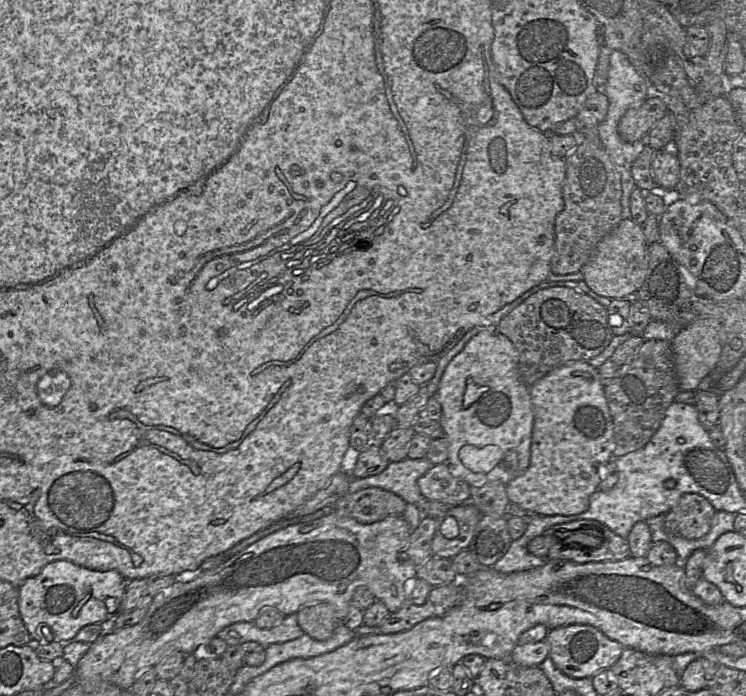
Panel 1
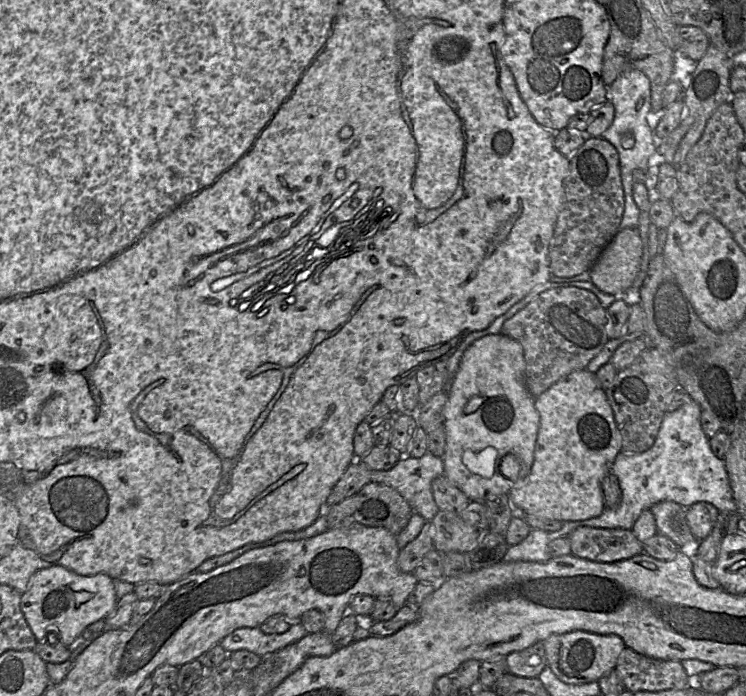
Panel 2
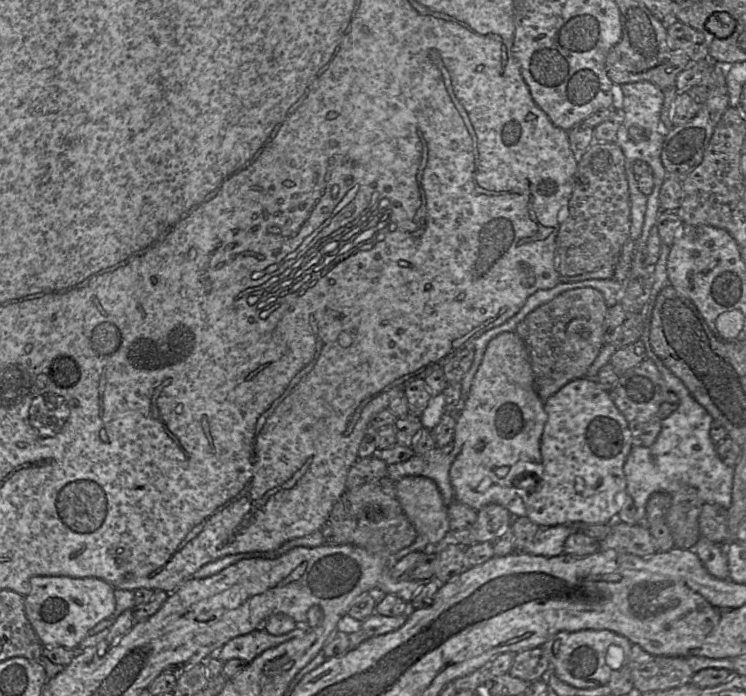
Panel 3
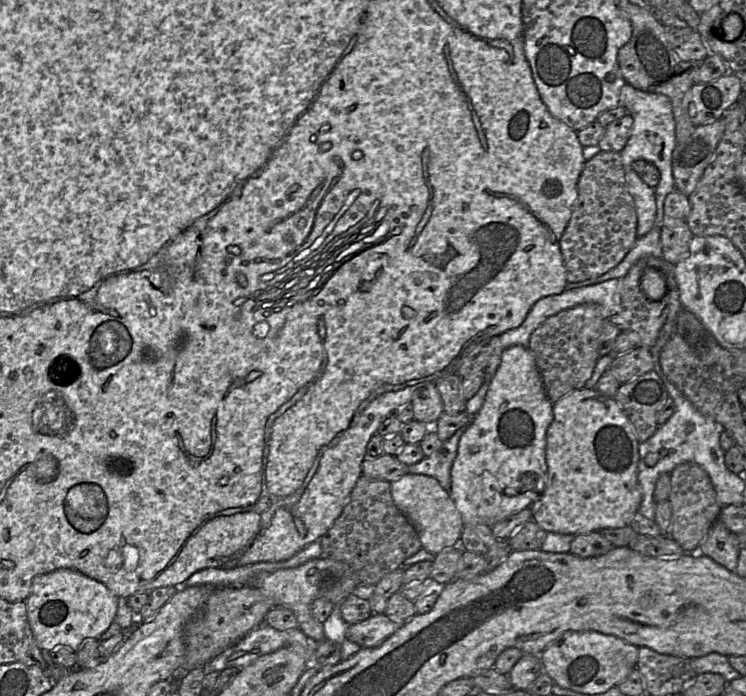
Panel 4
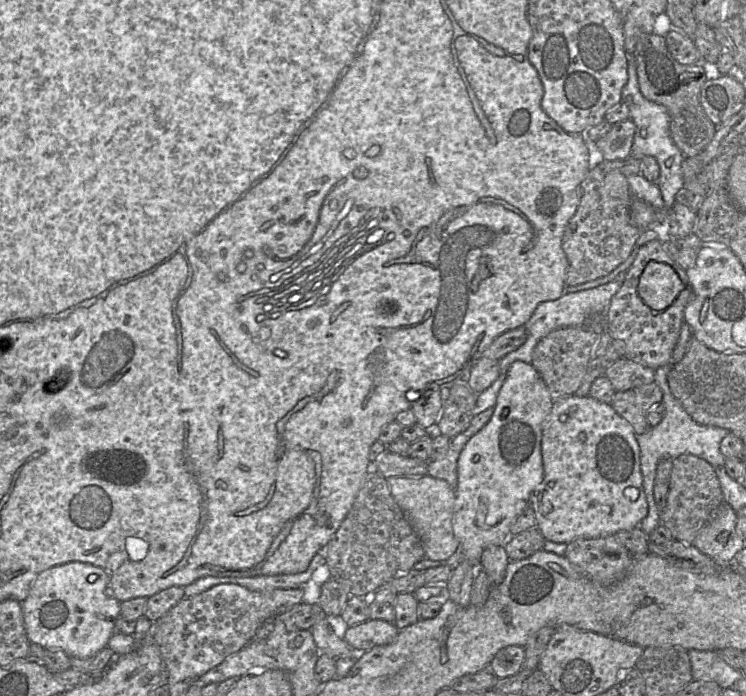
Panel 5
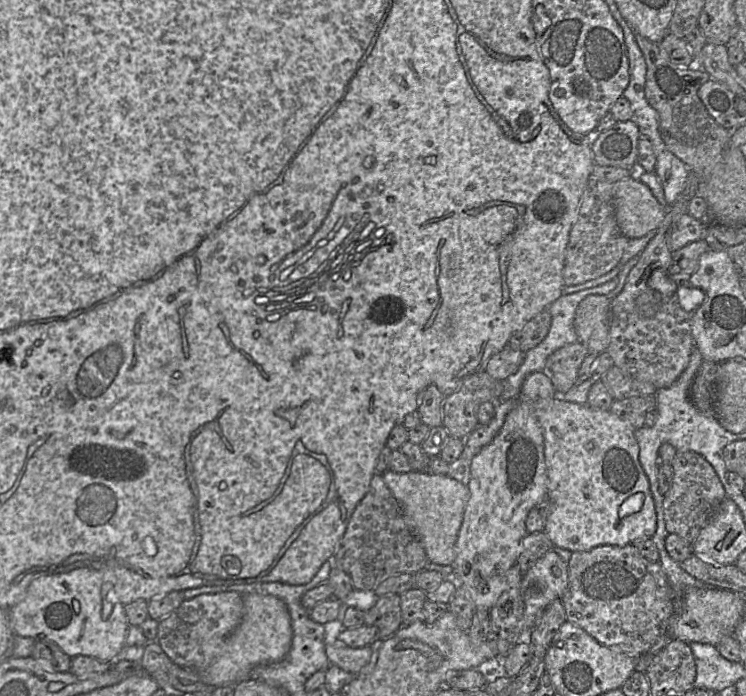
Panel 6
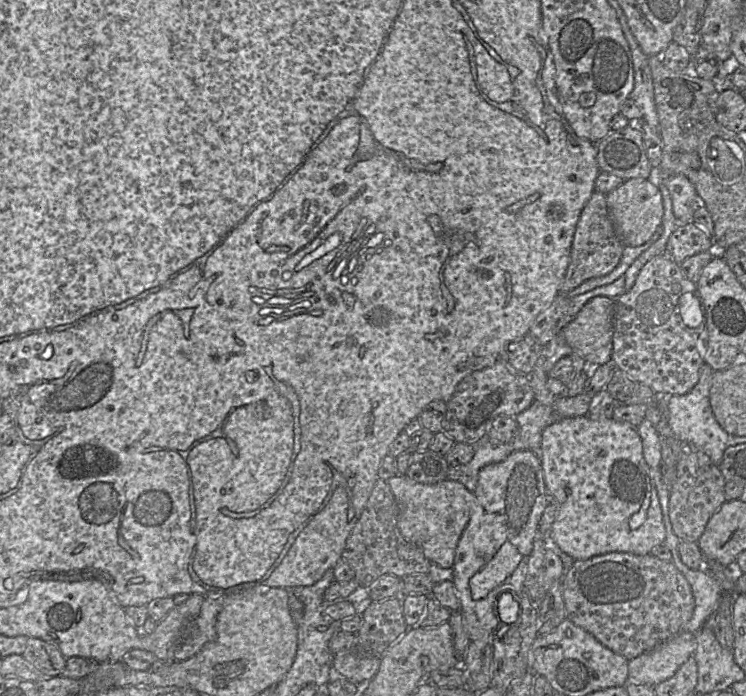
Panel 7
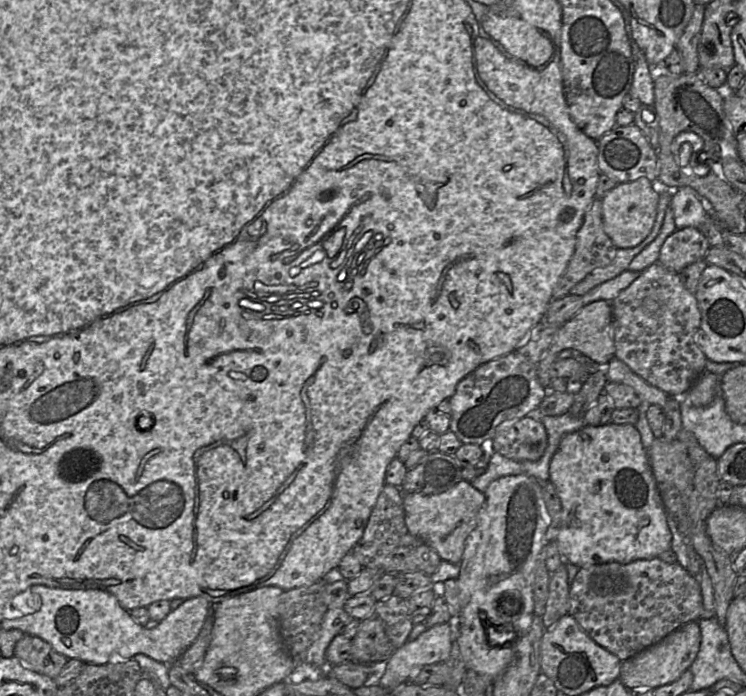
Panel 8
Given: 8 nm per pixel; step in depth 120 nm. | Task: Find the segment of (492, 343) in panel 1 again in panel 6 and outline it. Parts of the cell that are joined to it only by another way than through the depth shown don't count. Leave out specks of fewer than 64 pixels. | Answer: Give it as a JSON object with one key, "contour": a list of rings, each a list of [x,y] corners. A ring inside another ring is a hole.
{"contour":[[[543,372],[529,374],[521,386],[516,406],[507,414],[504,424],[493,440],[473,458],[470,480],[467,484],[469,498],[456,541],[456,557],[451,578],[463,588],[476,610],[489,611],[507,590],[506,573],[513,567],[521,552],[521,541],[528,534],[525,522],[528,513],[546,497],[547,476],[544,459],[542,427],[536,415],[537,401],[550,401],[556,397],[551,380]]]}

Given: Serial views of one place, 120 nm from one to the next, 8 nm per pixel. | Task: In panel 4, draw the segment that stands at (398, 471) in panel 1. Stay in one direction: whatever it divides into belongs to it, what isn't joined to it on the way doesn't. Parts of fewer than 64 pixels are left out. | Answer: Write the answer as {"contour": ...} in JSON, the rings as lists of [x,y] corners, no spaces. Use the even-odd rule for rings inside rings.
{"contour":[[[463,426],[457,430],[437,452],[408,466],[408,474],[425,475],[436,479],[451,496],[451,467],[457,456],[459,441],[467,427]]]}

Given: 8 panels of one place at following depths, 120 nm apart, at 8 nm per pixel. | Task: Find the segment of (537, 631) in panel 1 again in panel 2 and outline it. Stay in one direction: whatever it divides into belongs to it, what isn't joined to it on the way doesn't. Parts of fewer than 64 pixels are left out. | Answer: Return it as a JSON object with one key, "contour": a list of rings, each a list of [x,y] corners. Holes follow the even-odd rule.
{"contour":[[[542,641],[506,656],[506,671],[520,677],[538,677],[547,665]]]}

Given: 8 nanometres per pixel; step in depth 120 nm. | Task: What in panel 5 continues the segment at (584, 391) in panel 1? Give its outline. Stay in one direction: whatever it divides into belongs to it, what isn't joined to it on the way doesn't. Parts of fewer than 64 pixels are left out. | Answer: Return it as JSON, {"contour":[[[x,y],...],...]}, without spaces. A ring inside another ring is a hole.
{"contour":[[[566,396],[553,401],[542,435],[544,479],[533,491],[529,504],[533,507],[536,528],[544,538],[556,543],[614,535],[640,526],[647,516],[648,503],[643,488],[640,450],[632,425],[608,403],[591,396]]]}

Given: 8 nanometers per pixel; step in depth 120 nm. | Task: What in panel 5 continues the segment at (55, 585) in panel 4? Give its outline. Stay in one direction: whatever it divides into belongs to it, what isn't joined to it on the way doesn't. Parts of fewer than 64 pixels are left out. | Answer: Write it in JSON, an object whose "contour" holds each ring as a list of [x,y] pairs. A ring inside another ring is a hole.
{"contour":[[[69,562],[54,566],[39,573],[32,583],[29,594],[27,595],[26,599],[21,603],[23,620],[29,641],[31,643],[42,646],[44,649],[60,649],[70,657],[90,657],[101,651],[103,648],[107,647],[109,639],[116,632],[115,623],[118,617],[120,617],[121,608],[121,602],[119,602],[116,598],[109,594],[109,583],[110,580],[108,578],[108,575],[106,575],[103,569],[88,563]]]}

